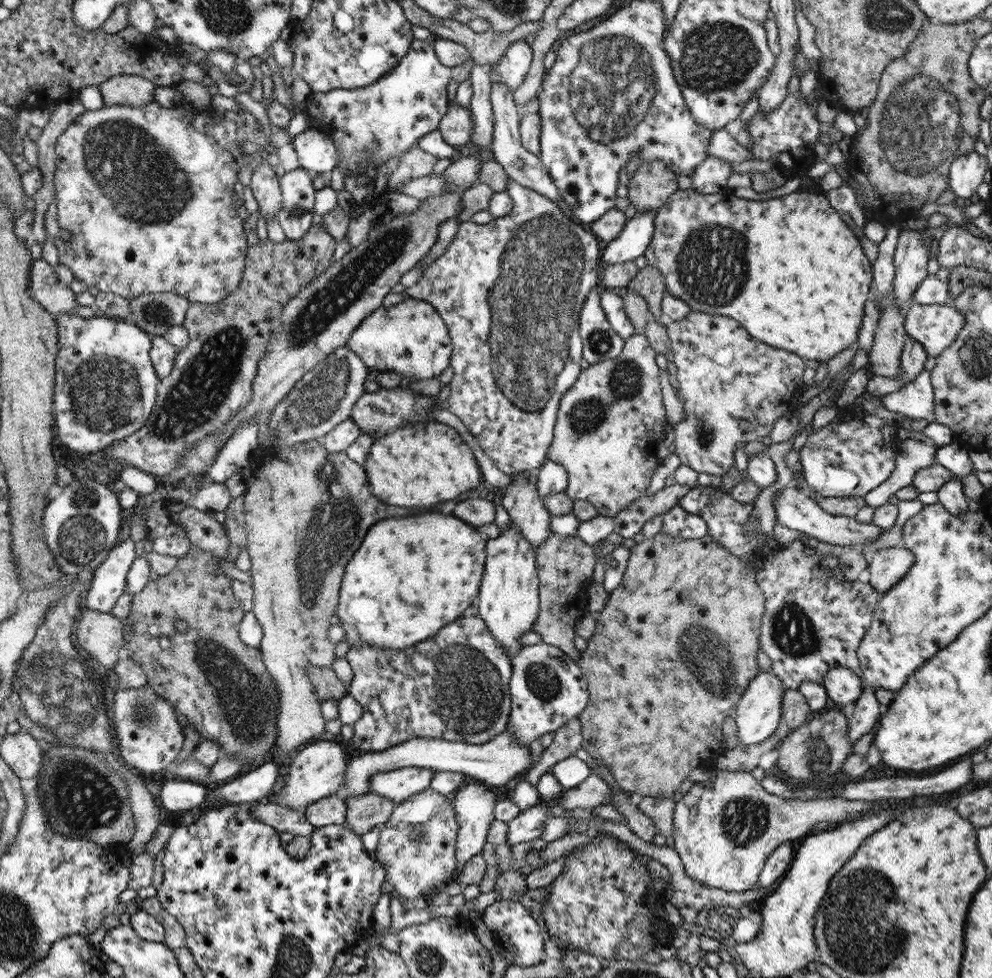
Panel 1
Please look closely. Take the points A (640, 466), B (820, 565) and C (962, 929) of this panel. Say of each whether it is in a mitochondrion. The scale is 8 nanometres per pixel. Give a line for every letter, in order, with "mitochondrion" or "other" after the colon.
A: other
B: other
C: other

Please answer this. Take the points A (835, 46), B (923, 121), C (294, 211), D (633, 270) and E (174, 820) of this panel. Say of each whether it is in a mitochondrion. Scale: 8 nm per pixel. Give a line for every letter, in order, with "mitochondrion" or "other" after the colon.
A: other
B: mitochondrion
C: mitochondrion
D: other
E: other

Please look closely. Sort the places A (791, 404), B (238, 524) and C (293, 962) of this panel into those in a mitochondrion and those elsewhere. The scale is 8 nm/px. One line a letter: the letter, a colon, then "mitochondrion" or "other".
A: other
B: other
C: mitochondrion

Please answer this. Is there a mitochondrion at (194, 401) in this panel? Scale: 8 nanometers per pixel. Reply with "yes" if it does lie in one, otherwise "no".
yes

